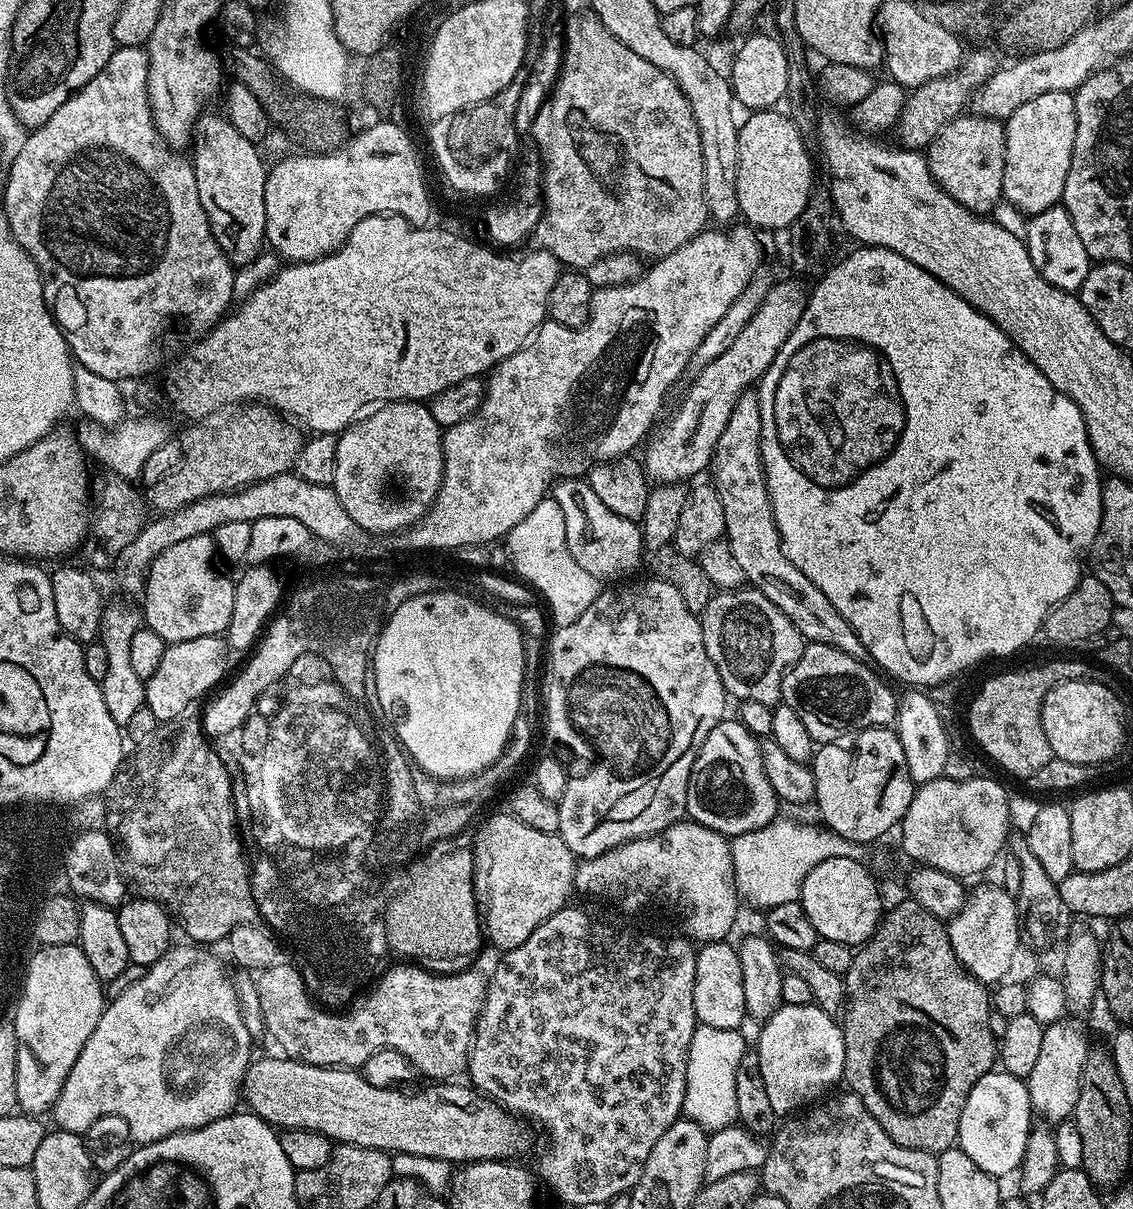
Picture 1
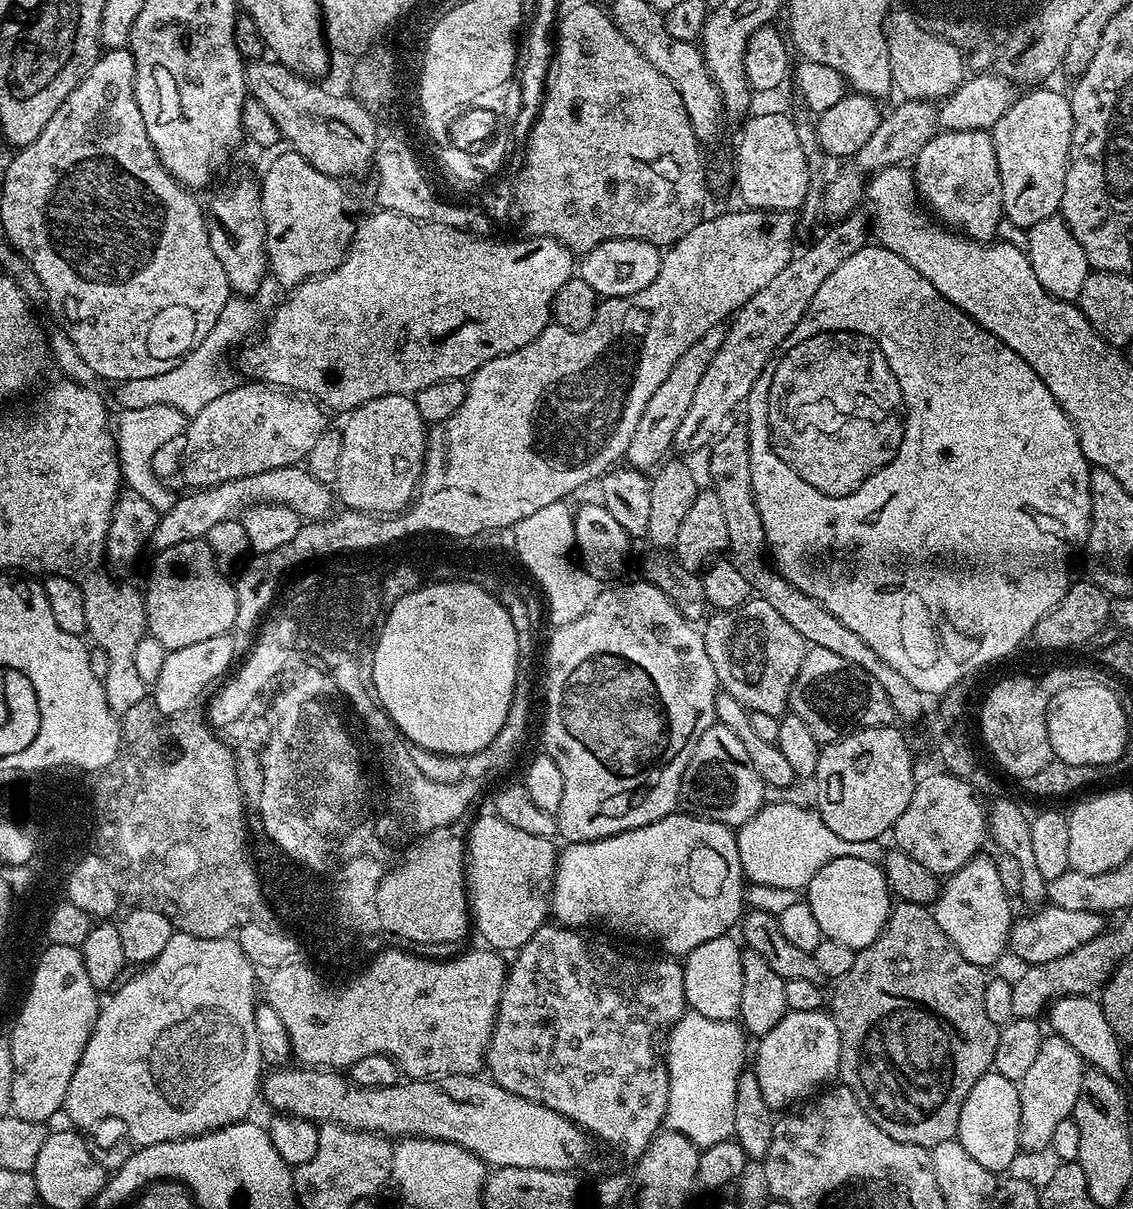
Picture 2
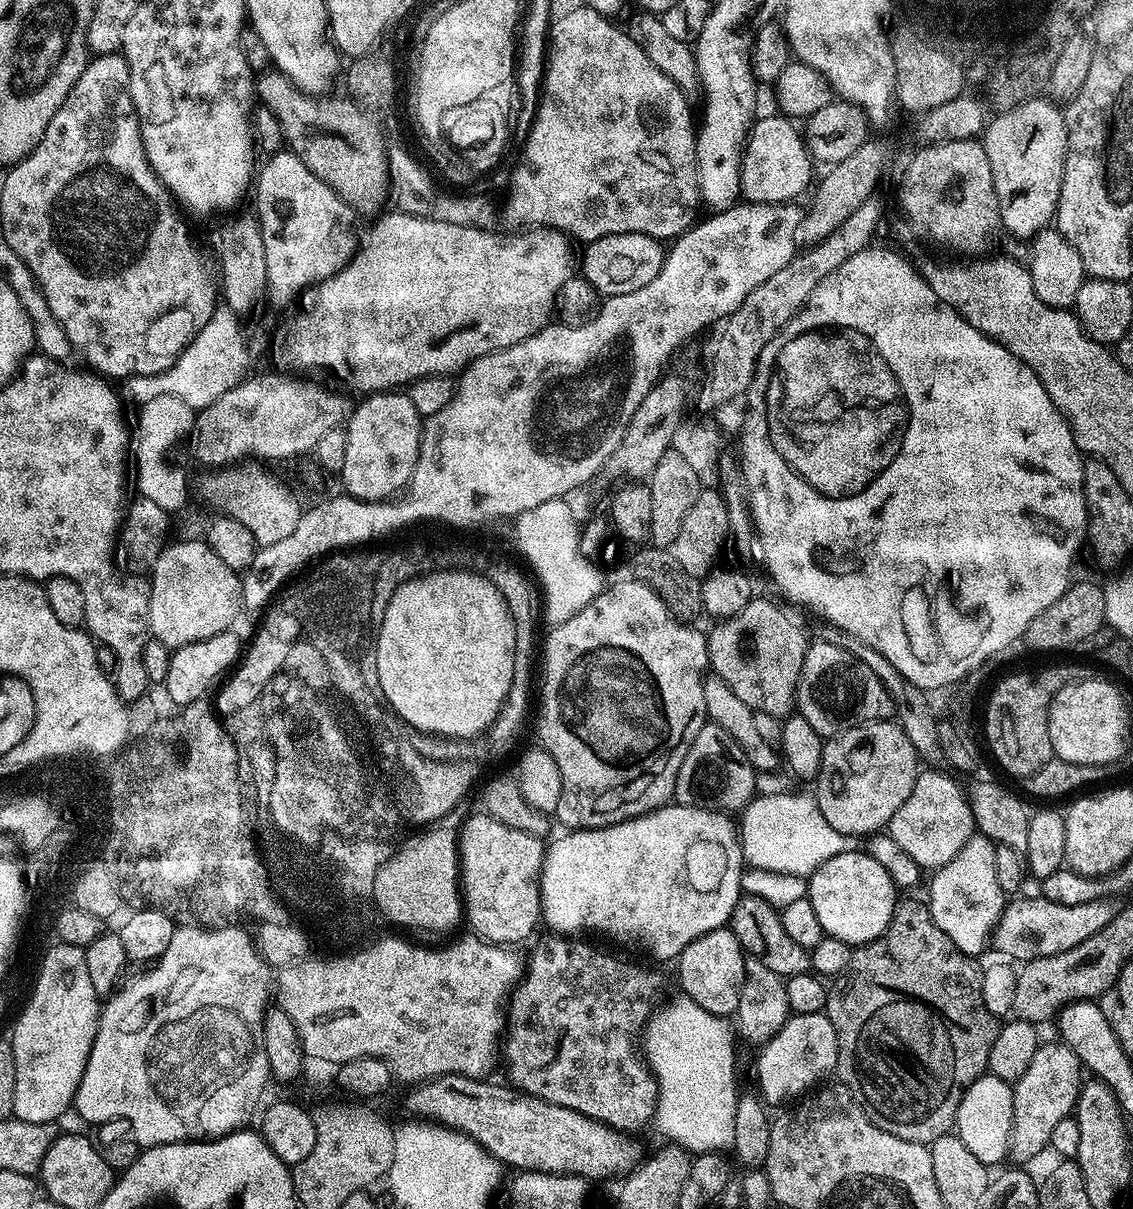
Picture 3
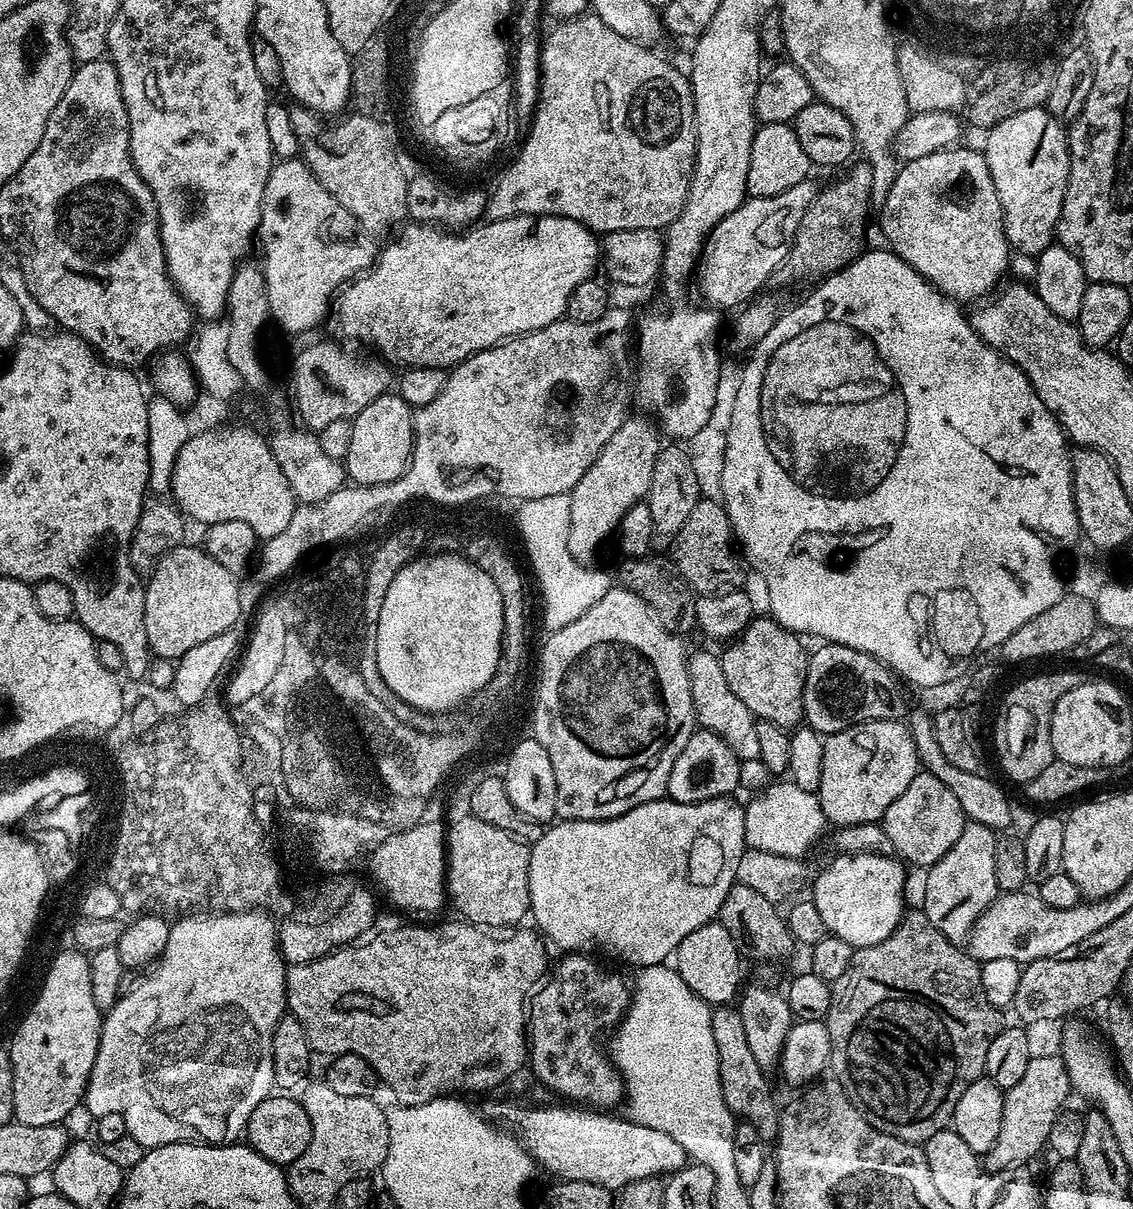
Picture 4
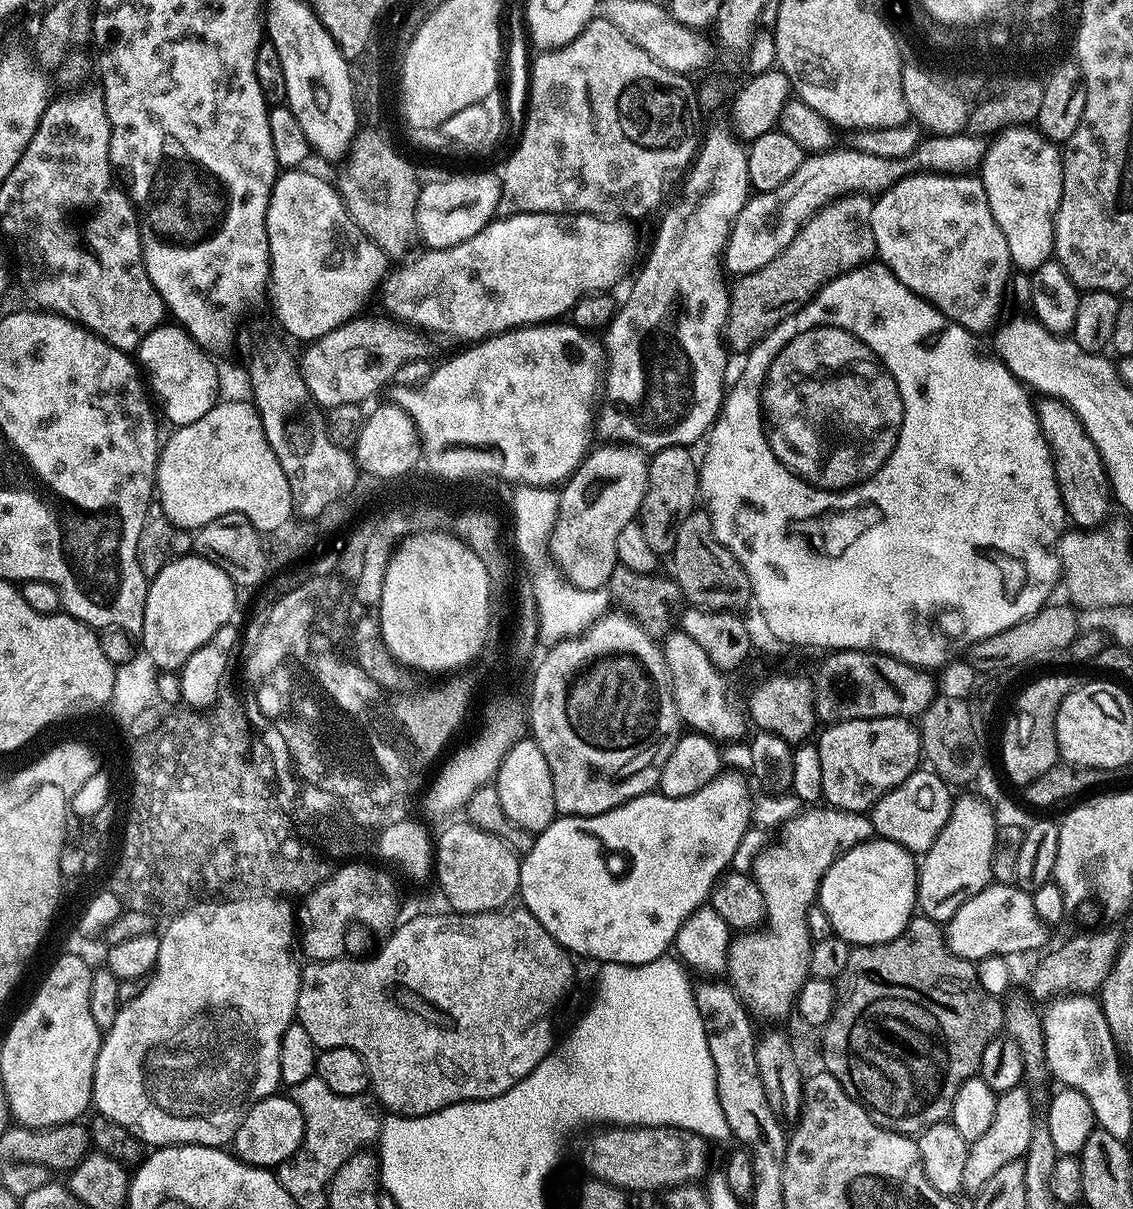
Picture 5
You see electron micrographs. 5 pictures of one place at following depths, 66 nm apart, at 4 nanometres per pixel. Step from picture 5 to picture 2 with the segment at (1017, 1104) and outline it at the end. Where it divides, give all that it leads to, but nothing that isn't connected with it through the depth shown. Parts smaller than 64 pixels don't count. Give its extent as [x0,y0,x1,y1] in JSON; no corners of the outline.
[1018,1034,1086,1153]

